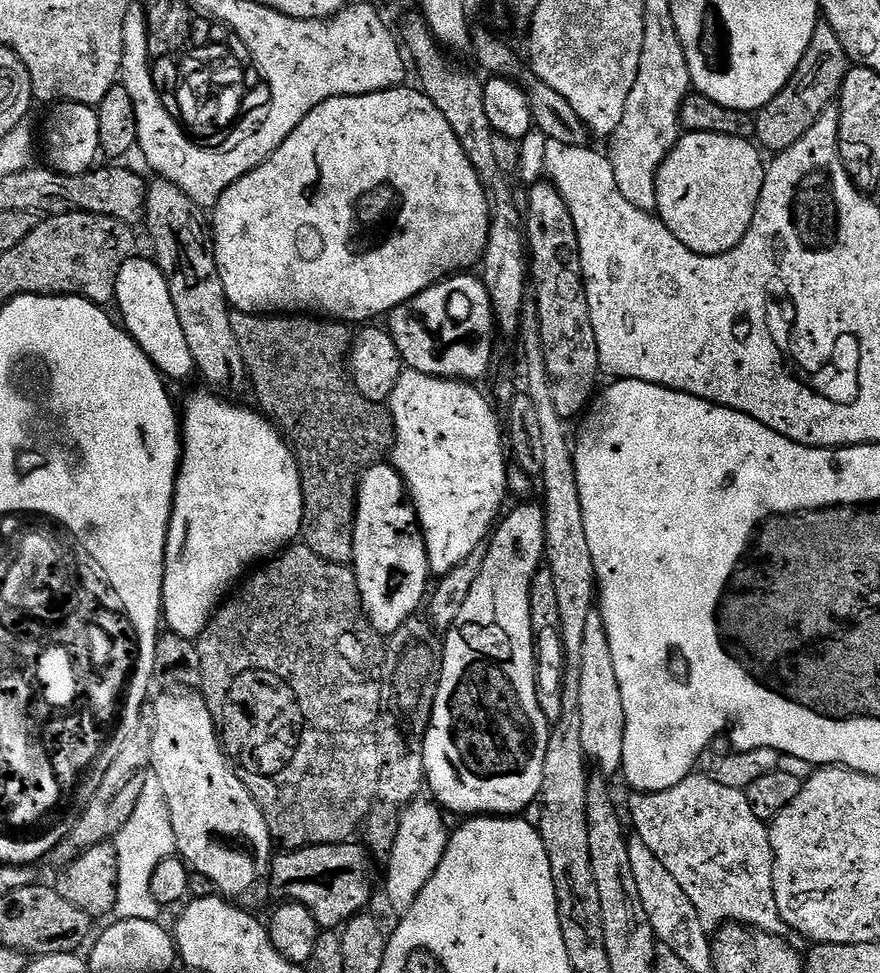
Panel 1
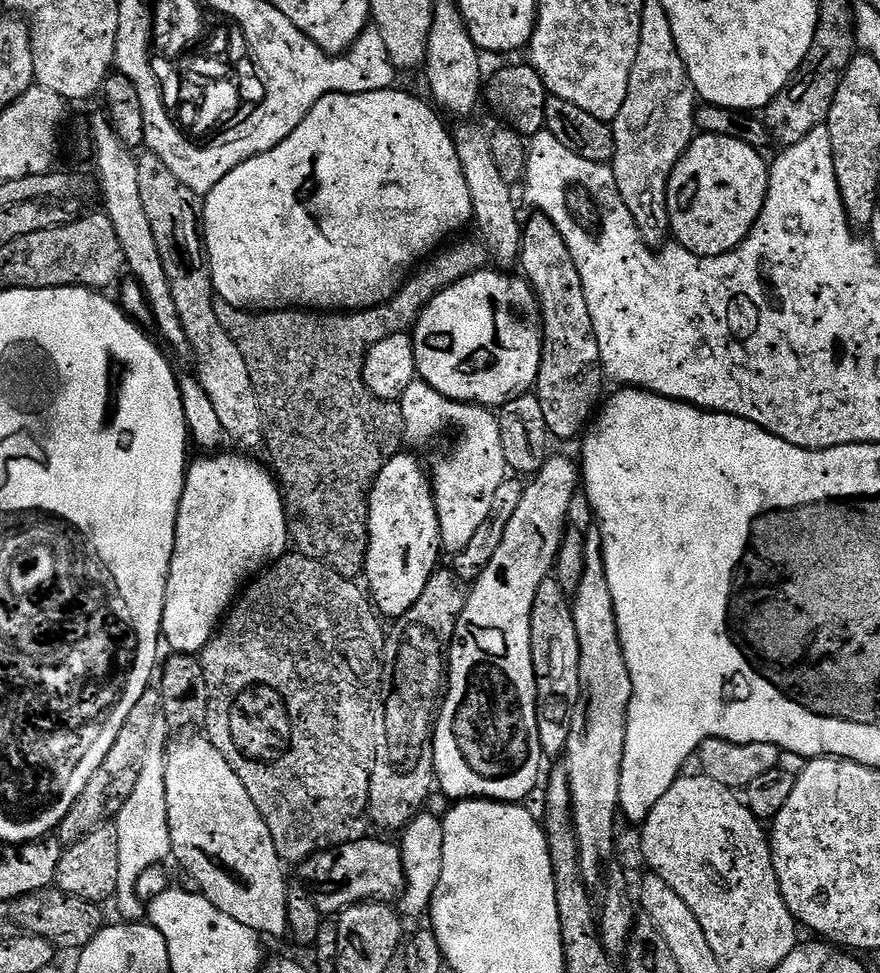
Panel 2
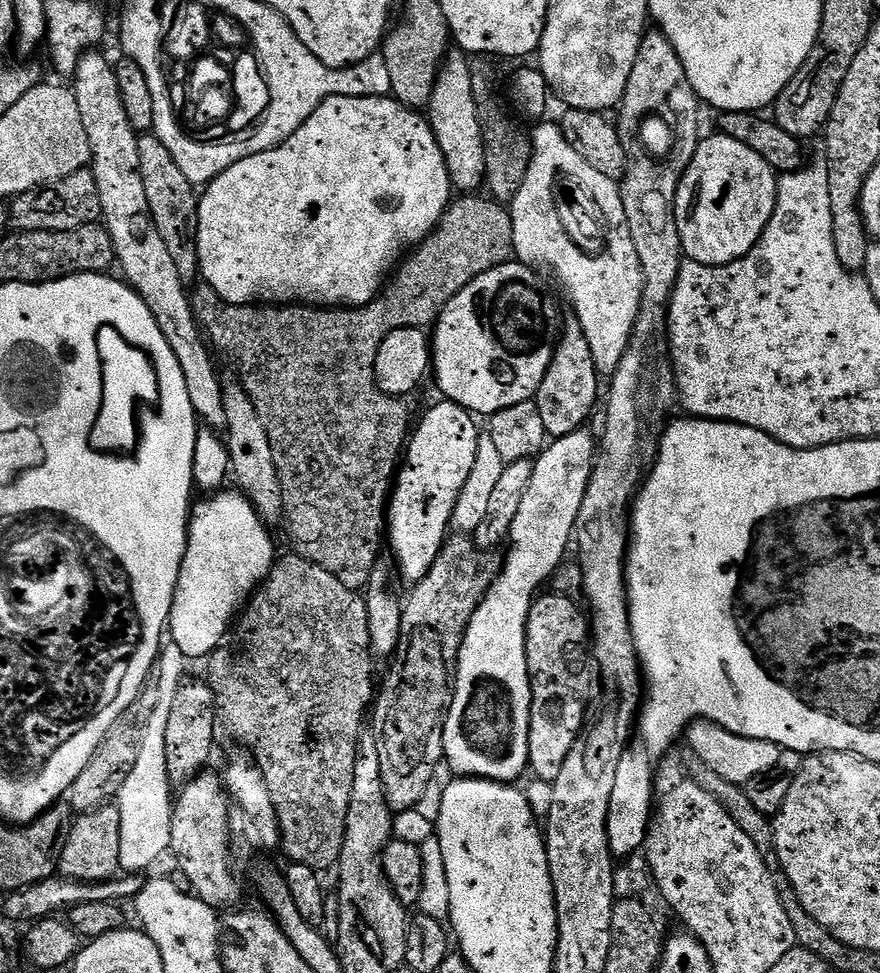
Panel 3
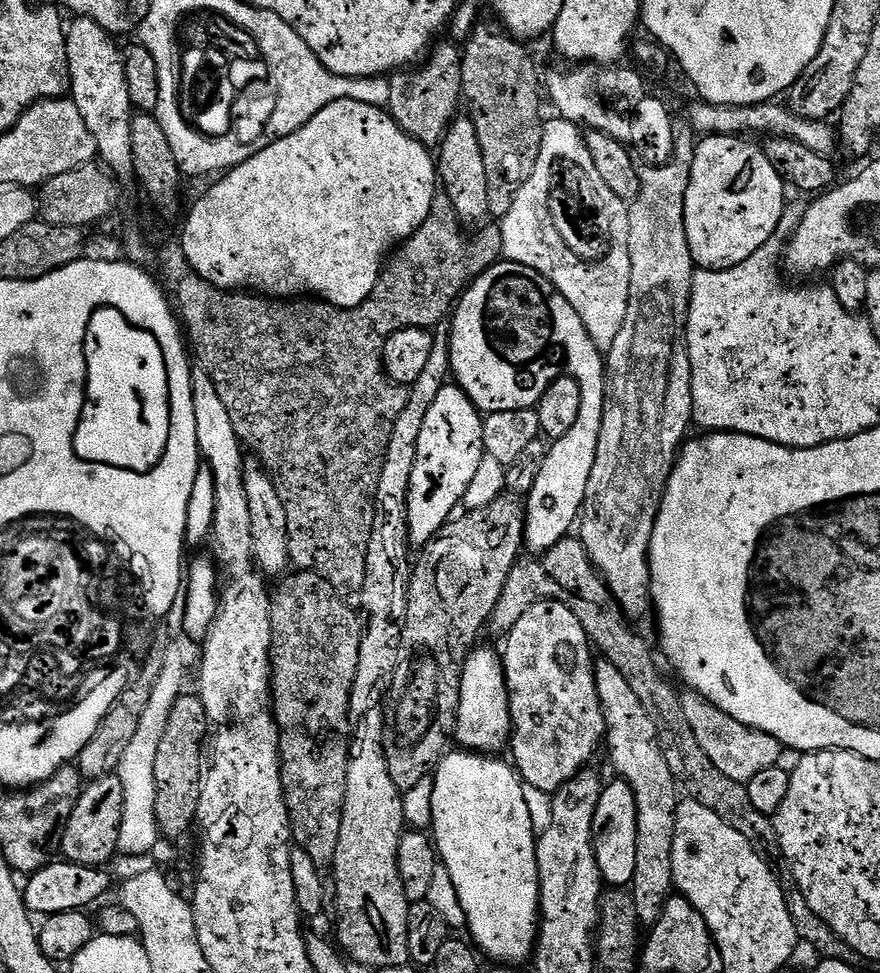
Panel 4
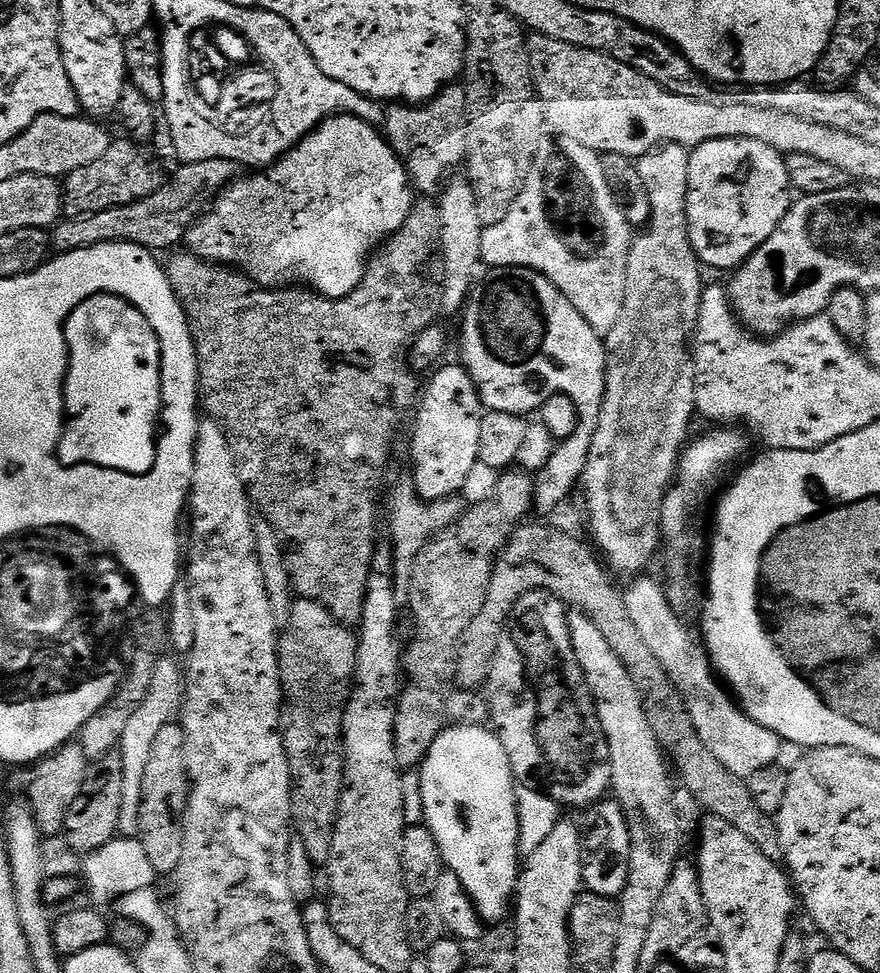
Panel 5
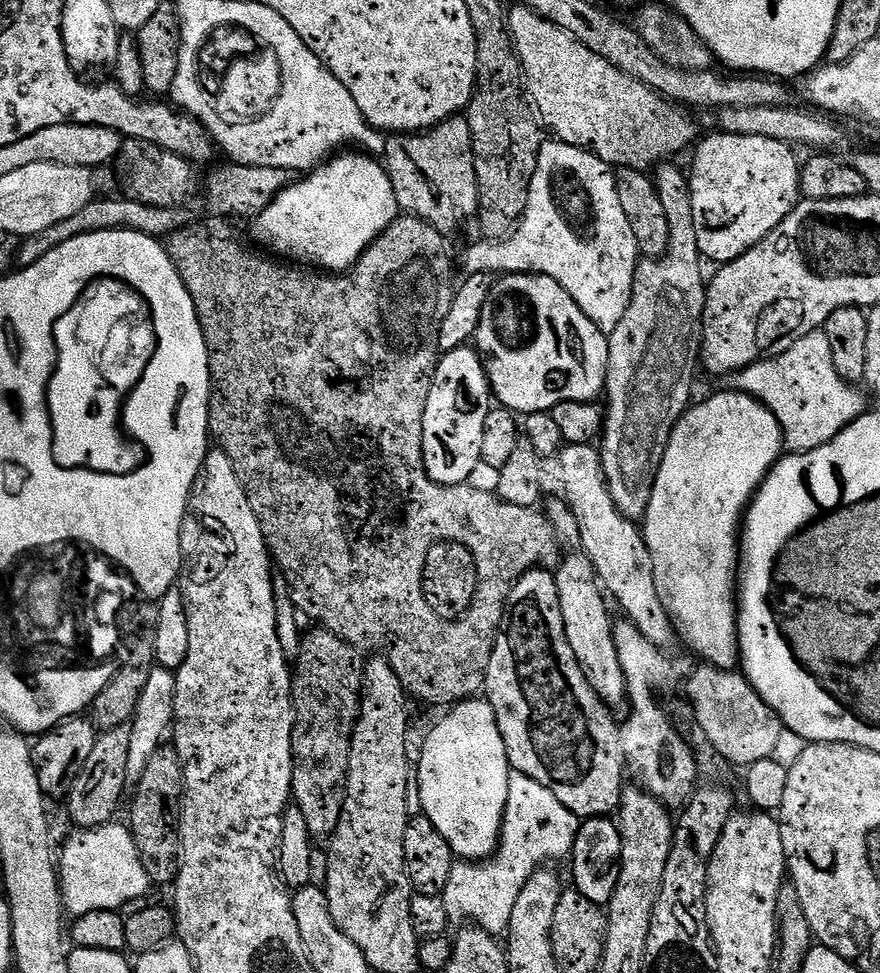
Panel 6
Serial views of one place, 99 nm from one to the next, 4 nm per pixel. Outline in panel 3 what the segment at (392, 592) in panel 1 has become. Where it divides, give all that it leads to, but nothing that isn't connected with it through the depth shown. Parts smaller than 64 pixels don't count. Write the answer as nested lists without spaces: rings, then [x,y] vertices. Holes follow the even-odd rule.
[[[441,399],[439,403],[421,418],[417,428],[415,425],[403,453],[402,463],[395,473],[394,487],[386,505],[386,544],[387,547],[388,544],[392,547],[390,556],[399,579],[401,576],[402,579],[408,580],[407,582],[421,580],[430,570],[430,566],[434,566],[438,554],[444,549],[452,524],[452,511],[462,490],[467,486],[466,478],[470,478],[474,470],[482,435],[481,429],[476,429],[477,417],[467,408],[452,400]]]

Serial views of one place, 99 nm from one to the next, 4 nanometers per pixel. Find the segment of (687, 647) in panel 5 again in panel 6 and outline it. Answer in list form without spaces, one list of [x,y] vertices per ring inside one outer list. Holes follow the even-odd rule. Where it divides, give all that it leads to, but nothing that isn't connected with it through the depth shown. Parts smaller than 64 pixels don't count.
[[[569,444],[560,450],[560,480],[564,483],[563,499],[568,501],[570,510],[574,510],[574,518],[578,518],[580,531],[580,548],[590,558],[596,571],[596,578],[600,581],[605,593],[613,601],[620,603],[620,608],[626,619],[648,638],[656,648],[668,650],[678,637],[670,618],[666,614],[666,606],[662,606],[662,598],[658,598],[658,590],[654,586],[654,562],[650,562],[650,550],[644,541],[644,533],[633,521],[627,520],[614,506],[610,498],[610,490],[606,486],[606,478],[602,470],[599,447],[591,444]],[[701,663],[699,666],[693,667],[692,675],[686,683],[687,690],[687,703],[692,705],[692,715],[696,717],[698,726],[702,726],[702,734],[706,734],[710,746],[714,746],[714,750],[718,750],[718,754],[722,754],[722,758],[726,758],[729,764],[747,766],[754,762],[772,759],[774,746],[777,745],[778,738],[785,729],[784,723],[760,697],[758,690],[754,690],[754,686],[748,681],[747,676],[736,670],[715,668],[712,664]]]

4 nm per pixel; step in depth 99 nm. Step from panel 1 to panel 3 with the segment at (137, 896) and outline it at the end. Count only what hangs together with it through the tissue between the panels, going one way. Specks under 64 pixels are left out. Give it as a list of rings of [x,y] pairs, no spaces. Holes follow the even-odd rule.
[[[168,642],[161,647],[158,661],[158,706],[154,706],[154,714],[150,714],[150,722],[138,750],[138,762],[134,762],[134,770],[130,770],[118,793],[118,807],[122,818],[120,867],[128,874],[143,873],[143,868],[150,867],[172,846],[170,822],[174,785],[168,778],[166,766],[166,722],[170,718],[170,706],[174,706],[174,694],[178,692],[178,686],[186,676],[184,664],[186,665],[186,658],[176,644]]]

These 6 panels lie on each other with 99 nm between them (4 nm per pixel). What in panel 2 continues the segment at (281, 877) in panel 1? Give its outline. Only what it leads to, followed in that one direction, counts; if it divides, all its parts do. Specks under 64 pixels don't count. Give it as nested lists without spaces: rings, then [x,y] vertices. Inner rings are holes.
[[[359,838],[353,839],[351,842],[347,844],[339,844],[337,848],[327,848],[324,852],[317,852],[316,855],[311,856],[310,859],[303,861],[299,865],[298,871],[300,871],[299,879],[303,881],[305,885],[310,889],[316,905],[318,906],[318,910],[320,911],[321,917],[324,918],[332,918],[337,914],[345,912],[350,906],[354,906],[355,904],[362,904],[365,902],[375,902],[378,904],[386,904],[391,905],[393,902],[398,902],[402,898],[402,894],[406,890],[406,866],[402,862],[402,854],[400,853],[399,843],[390,841],[388,838],[380,838],[384,840],[359,840]]]

